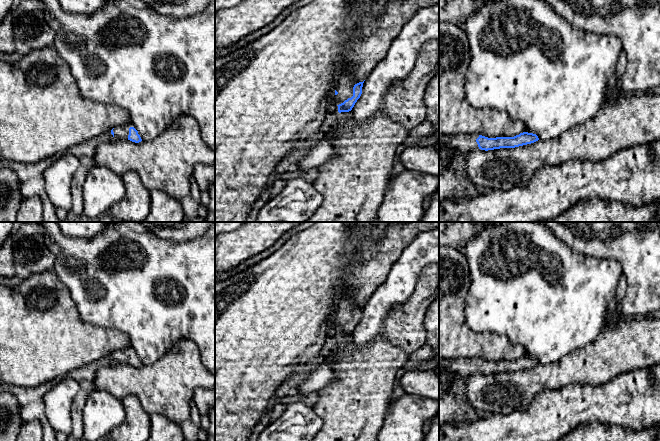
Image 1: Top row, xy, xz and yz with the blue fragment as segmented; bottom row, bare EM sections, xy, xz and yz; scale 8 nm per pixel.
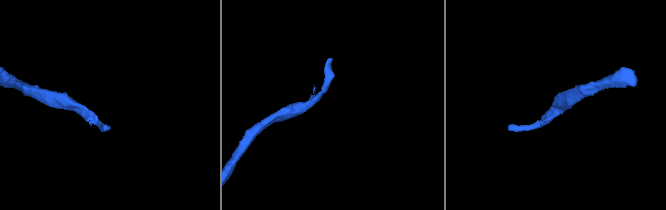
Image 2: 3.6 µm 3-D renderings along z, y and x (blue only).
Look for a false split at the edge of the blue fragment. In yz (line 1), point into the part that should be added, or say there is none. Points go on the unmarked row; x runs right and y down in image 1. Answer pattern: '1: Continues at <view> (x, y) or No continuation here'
1: Continues at yz (464, 367)

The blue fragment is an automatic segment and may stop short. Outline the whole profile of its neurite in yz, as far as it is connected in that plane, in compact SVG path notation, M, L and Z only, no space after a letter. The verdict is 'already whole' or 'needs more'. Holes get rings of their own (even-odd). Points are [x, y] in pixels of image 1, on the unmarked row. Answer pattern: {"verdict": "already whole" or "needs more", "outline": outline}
{"verdict": "needs more", "outline": "M523 356L514 361L488 362L478 357L439 360L439 367L462 379L476 373L494 374L500 372L515 372L538 365L536 358Z"}

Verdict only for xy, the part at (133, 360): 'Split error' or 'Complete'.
Split error

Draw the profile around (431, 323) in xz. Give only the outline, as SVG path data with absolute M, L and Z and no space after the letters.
M439 295L425 313L424 326L426 330L425 345L431 347L435 356L439 355Z

